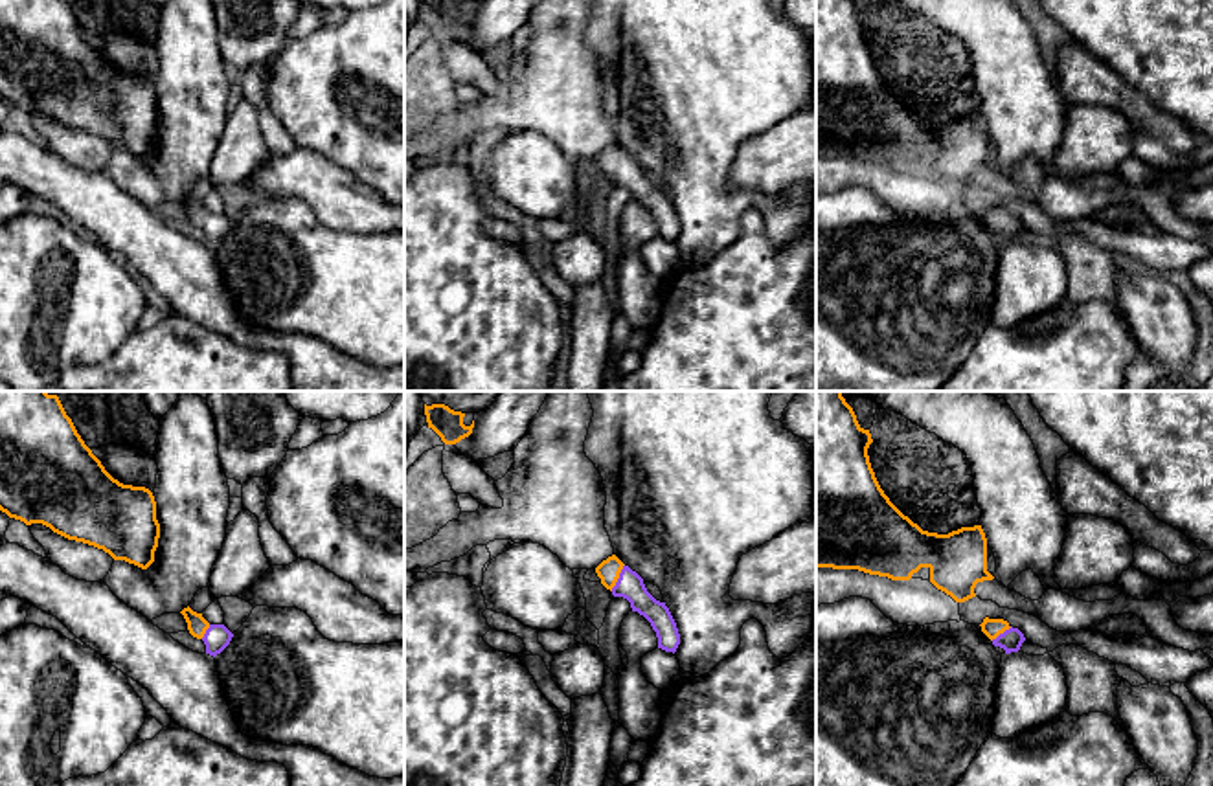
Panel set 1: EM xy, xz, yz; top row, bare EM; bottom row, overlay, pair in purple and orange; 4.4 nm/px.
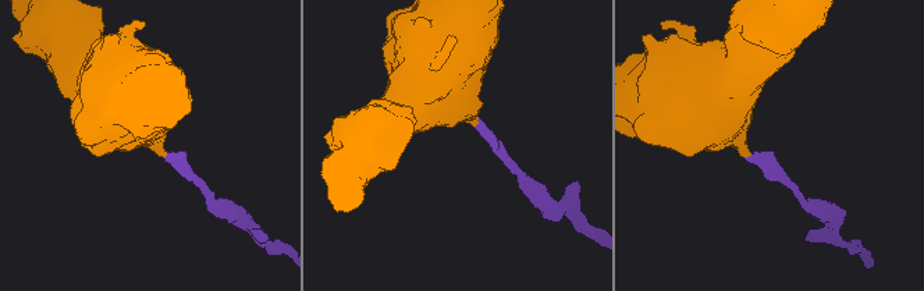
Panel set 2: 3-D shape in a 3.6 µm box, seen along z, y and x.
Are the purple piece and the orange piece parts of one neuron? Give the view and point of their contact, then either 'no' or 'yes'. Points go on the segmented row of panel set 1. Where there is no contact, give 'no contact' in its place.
xz (620, 577) | yes

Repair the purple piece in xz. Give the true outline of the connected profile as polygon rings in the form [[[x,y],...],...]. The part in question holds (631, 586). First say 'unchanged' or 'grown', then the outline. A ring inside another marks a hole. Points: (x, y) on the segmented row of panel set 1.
grown | [[[616,555],[608,556],[595,567],[601,584],[612,591],[614,597],[623,597],[630,602],[632,612],[643,615],[658,637],[658,648],[676,652],[680,634],[676,623],[665,606],[656,601],[645,588],[643,578],[625,566]]]

